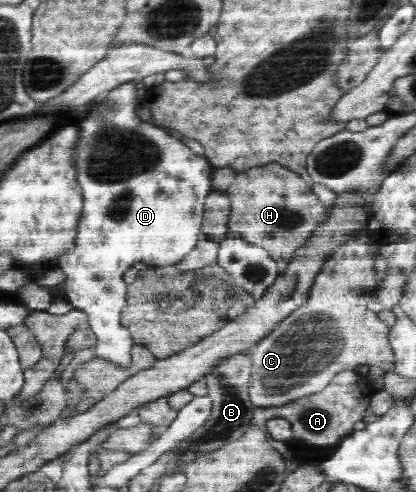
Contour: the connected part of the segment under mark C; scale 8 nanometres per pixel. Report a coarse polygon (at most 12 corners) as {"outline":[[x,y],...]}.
{"outline":[[377,246],[337,248],[309,299],[250,349],[256,408],[358,365],[394,371],[367,307]]}

